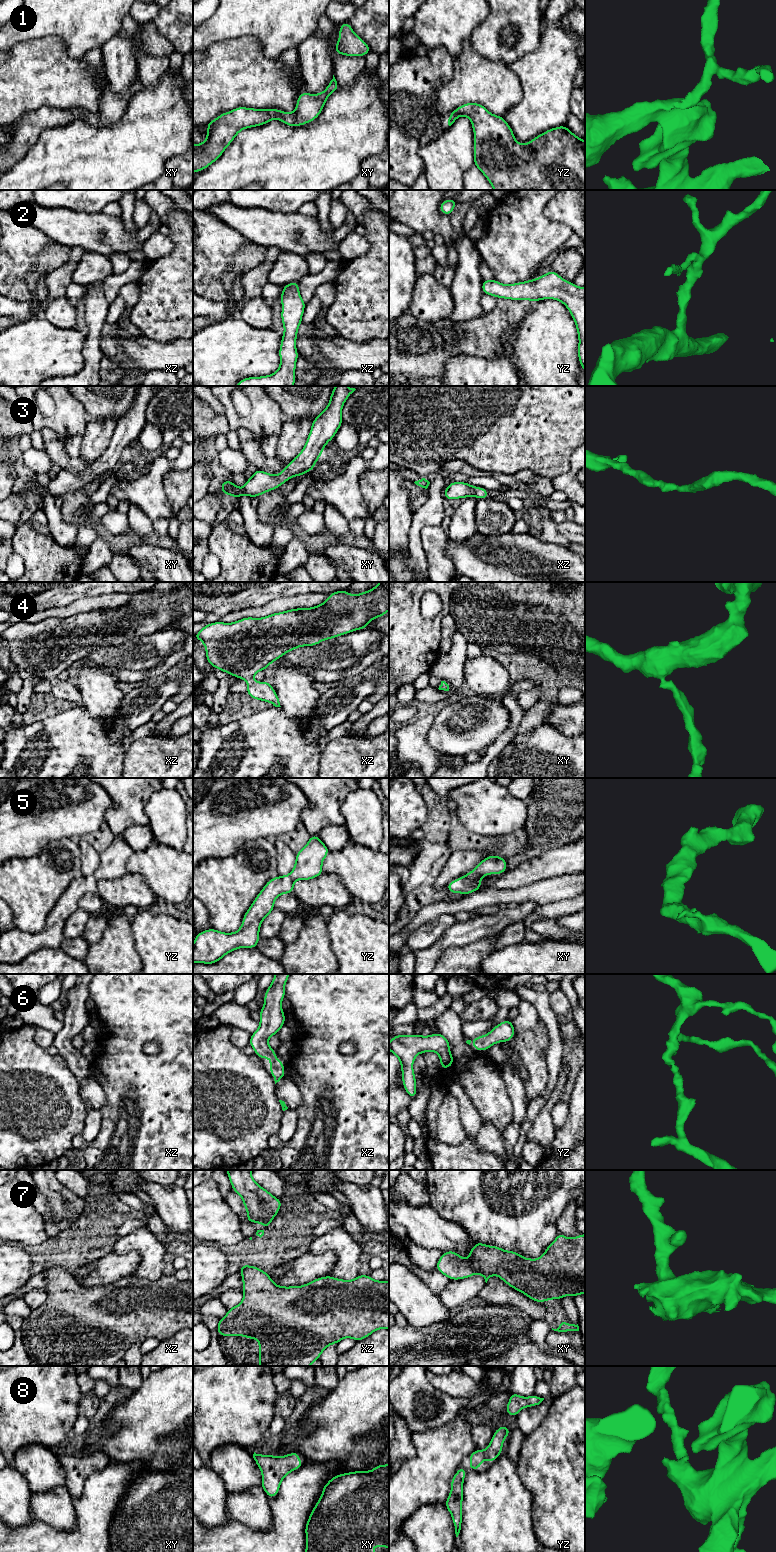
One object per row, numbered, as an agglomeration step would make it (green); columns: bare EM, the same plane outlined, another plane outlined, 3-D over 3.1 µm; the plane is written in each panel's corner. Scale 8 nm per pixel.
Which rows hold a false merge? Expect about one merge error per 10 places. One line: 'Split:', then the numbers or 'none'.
Split: none

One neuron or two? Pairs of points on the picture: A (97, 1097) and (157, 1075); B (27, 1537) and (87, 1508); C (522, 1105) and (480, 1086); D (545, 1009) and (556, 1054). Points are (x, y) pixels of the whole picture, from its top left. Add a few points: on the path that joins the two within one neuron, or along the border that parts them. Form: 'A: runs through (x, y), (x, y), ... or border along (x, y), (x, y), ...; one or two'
A: border along (98, 1082), (105, 1095), (105, 1101), (99, 1110); two
B: runs through (47, 1538), (76, 1538), (86, 1528); one
C: border along (502, 1078), (512, 1105), (513, 1120); two
D: runs through (550, 1020), (555, 1034), (555, 1043); one

